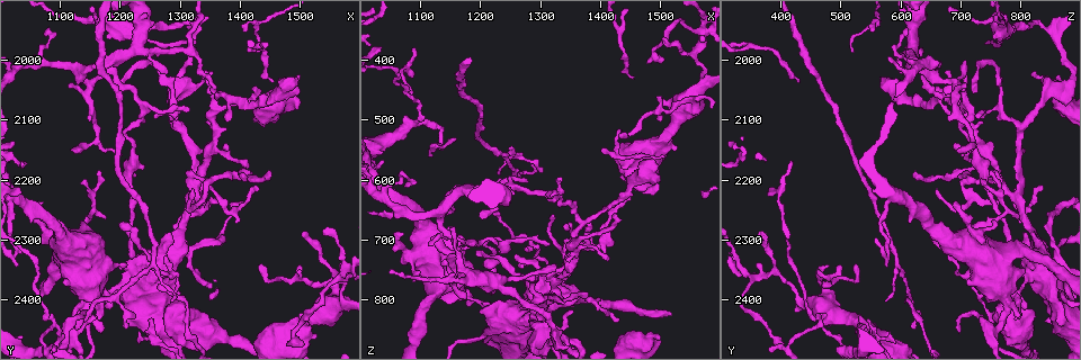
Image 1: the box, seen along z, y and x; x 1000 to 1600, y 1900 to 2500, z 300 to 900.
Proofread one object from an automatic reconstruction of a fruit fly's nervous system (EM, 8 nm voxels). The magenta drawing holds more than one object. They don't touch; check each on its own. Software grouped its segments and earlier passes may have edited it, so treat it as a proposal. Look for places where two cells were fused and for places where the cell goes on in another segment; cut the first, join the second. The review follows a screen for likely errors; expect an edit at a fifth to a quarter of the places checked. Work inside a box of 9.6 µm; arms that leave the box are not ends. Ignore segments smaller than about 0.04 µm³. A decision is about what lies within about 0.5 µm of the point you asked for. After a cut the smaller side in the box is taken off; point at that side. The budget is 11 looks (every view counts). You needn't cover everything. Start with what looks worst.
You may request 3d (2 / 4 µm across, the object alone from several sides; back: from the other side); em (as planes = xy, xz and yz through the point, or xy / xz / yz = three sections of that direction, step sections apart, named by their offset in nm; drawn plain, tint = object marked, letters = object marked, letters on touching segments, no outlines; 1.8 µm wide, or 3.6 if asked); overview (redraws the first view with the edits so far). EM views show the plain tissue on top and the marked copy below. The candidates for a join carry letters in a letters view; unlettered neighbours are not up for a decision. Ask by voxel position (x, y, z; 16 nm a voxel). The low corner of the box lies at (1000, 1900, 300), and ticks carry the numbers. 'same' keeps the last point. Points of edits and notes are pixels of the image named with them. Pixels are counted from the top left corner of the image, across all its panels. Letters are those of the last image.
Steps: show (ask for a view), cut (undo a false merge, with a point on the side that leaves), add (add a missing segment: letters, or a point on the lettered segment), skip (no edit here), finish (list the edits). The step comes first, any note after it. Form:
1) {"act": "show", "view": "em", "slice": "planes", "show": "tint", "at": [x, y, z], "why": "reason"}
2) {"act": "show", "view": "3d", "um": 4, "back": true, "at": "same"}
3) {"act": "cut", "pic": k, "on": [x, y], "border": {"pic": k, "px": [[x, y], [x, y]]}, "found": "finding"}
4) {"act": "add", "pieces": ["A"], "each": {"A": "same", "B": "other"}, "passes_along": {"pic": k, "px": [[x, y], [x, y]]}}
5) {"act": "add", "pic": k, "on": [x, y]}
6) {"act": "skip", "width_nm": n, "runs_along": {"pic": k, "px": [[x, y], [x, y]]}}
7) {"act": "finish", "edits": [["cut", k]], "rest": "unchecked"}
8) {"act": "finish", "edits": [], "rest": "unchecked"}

{"act": "show", "view": "3d", "um": 4, "at": [1175, 2385, 785], "why": "abrupt turn"}

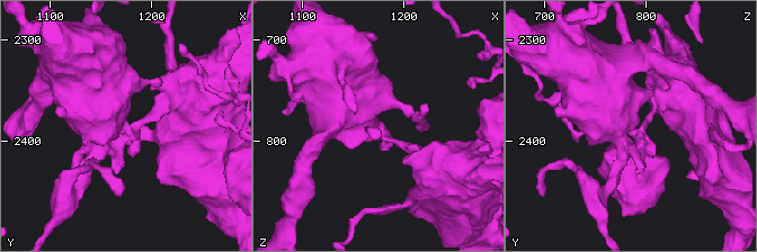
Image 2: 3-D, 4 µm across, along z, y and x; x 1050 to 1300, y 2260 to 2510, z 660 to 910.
{"act": "show", "view": "em", "um": 3.6, "slice": "xy", "step": 8, "show": "letters", "at": [1172, 2386, 788], "why": "now the EM"}

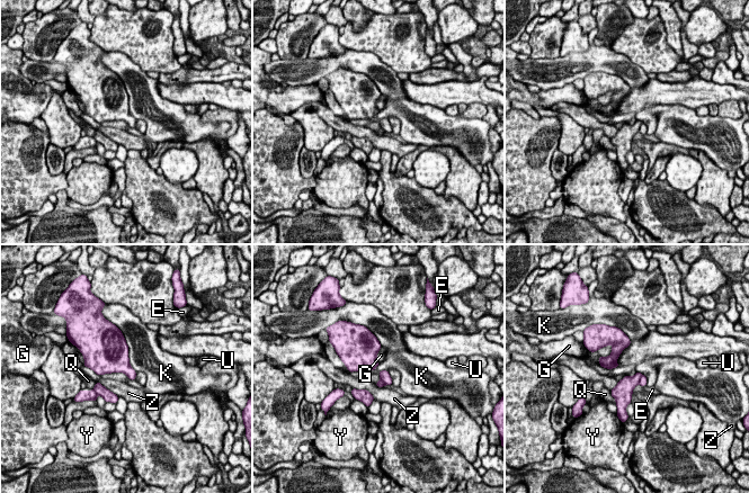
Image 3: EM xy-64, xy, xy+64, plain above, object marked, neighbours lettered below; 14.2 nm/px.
{"act": "cut", "pic": 3, "on": [643, 381], "each": {"E": "other", "G": "other", "K": "other", "Q": "other", "U": "other", "Y": "other", "Z": "other"}, "border": {"pic": 3, "px": [[642, 375], [638, 383]]}, "found": "two cells meet here"}

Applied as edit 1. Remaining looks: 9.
{"act": "show", "view": "em", "slice": "xy", "step": 4, "show": "letters", "at": [1570, 2360, 355], "why": "abrupt turn"}

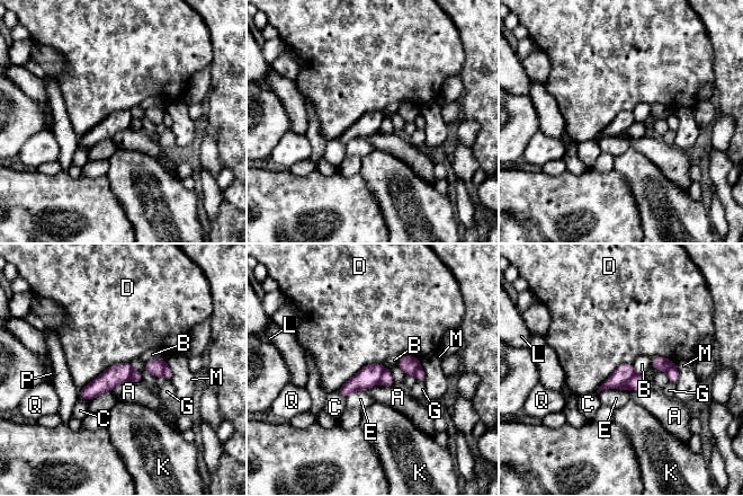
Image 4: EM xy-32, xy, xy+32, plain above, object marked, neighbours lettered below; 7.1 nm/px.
{"act": "skip", "width_nm": 140, "each": {"A": "other", "B": "other", "C": "other", "D": "other", "E": "other", "G": "other", "K": "other", "L": "other", "M": "other", "P": "other", "Q": "other"}, "border": {"pic": 4, "px": [[130, 362], [112, 364], [80, 390]]}, "found": "all the same cell"}

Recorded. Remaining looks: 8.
{"act": "show", "view": "em", "slice": "planes", "show": "letters", "at": [1320, 2230, 795]}

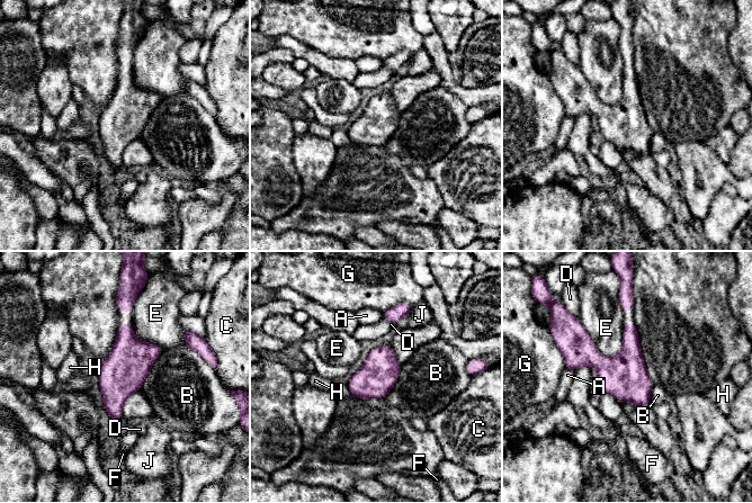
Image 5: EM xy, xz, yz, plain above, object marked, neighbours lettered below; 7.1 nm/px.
{"act": "skip", "width_nm": 260, "each": {"A": "other", "B": "other", "C": "other", "D": "other", "E": "other", "F": "other", "G": "other", "H": "other", "J": "other"}, "border": {"pic": 5, "px": [[163, 350], [152, 365], [140, 388]]}, "found": "continuous, no second cell"}

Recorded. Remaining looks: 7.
{"act": "show", "view": "3d", "um": 4, "at": [1485, 2035, 565], "why": "branch stops here"}

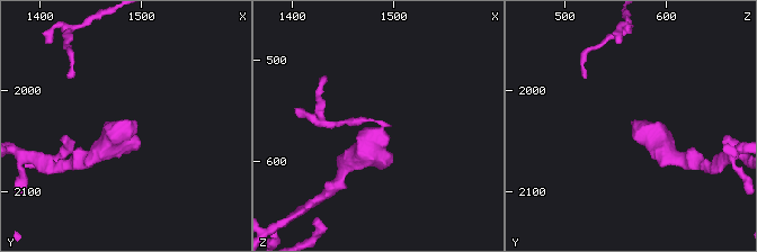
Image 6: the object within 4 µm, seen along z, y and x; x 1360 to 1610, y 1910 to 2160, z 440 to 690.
{"act": "show", "view": "em", "slice": "planes", "show": "letters", "at": [1488, 2030, 566]}

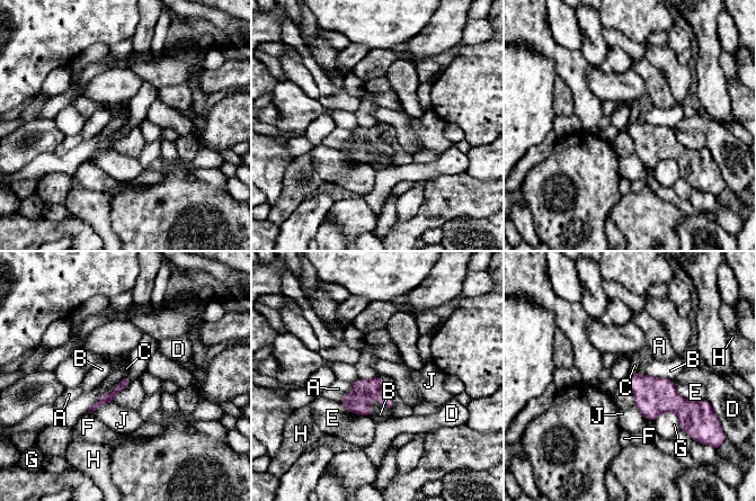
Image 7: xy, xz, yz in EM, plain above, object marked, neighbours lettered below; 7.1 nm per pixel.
{"act": "skip", "longest_contact_nm": ["E", 280], "each": {"A": "other", "B": "other", "C": "other", "D": "other", "E": "other", "F": "other", "G": "other", "H": "other", "J": "other"}, "border": {"pic": 7, "px": [[637, 373], [630, 375]]}, "found": "no lettered segment goes on from it"}

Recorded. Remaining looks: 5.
{"act": "show", "view": "em", "slice": "xz", "step": 16, "show": "tint", "at": [1325, 1980, 865], "why": "a narrow waist"}

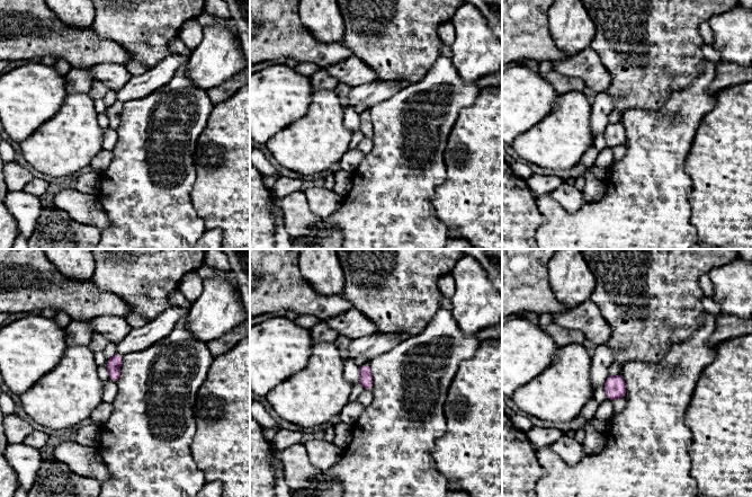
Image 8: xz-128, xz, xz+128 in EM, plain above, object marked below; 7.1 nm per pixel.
{"act": "show", "view": "em", "slice": "planes", "show": "letters", "at": "same"}

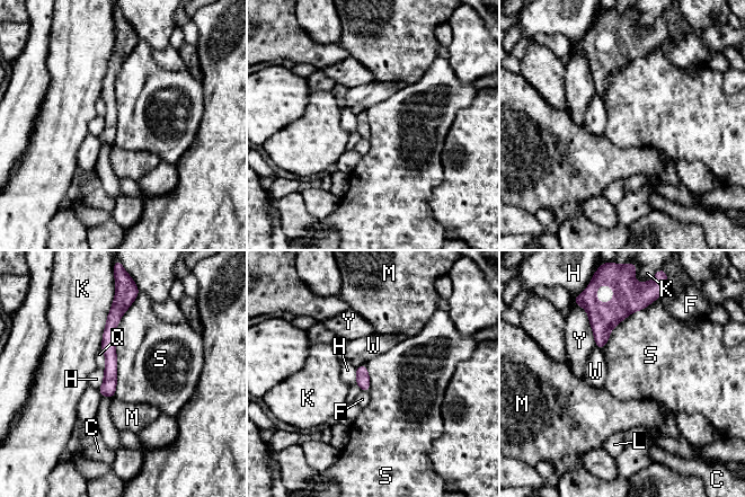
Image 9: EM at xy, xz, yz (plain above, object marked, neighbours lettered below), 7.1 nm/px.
{"act": "skip", "width_nm": 100, "each": {"C": "other", "F": "other", "H": "other", "K": "other", "L": "other", "M": "other", "Q": "other", "S": "other", "W": "other", "Y": "other"}, "runs_along": {"pic": 9, "px": [[122, 309], [109, 329], [104, 393]]}, "found": "one cell here"}

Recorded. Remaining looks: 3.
{"act": "finish", "edits": [["cut", 3]], "rest": "unchecked"}

